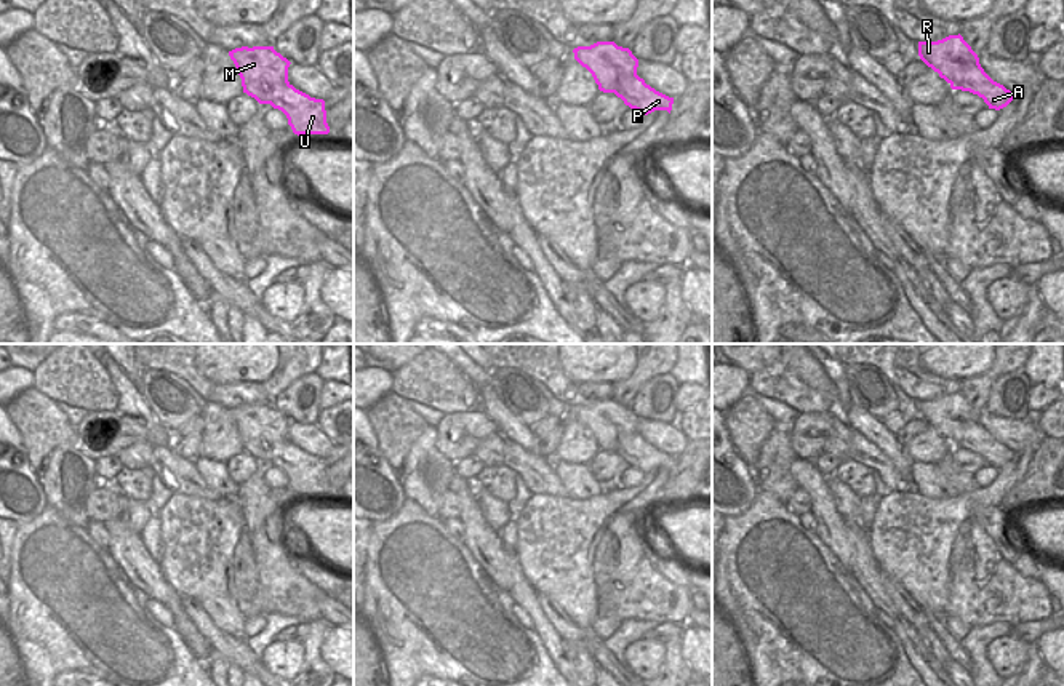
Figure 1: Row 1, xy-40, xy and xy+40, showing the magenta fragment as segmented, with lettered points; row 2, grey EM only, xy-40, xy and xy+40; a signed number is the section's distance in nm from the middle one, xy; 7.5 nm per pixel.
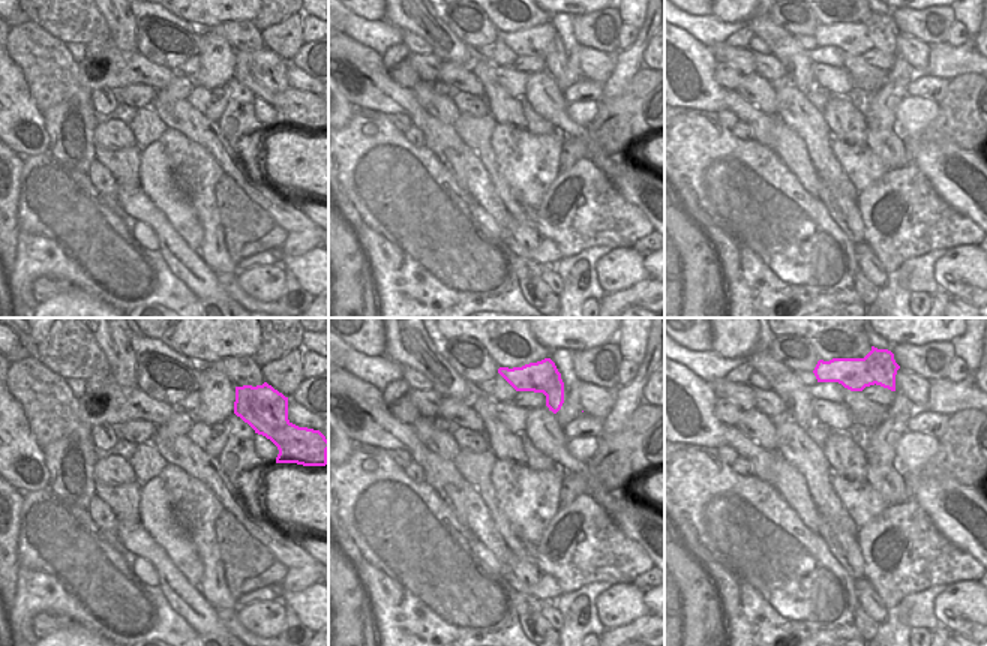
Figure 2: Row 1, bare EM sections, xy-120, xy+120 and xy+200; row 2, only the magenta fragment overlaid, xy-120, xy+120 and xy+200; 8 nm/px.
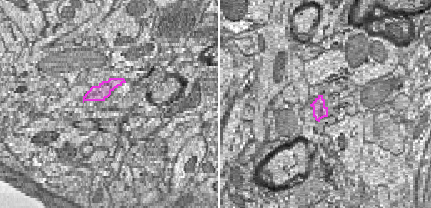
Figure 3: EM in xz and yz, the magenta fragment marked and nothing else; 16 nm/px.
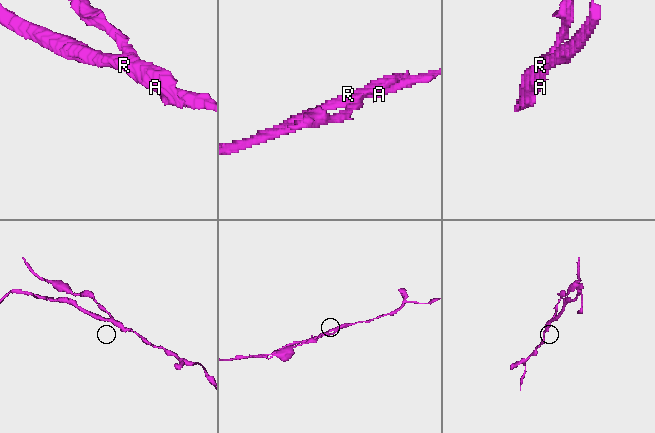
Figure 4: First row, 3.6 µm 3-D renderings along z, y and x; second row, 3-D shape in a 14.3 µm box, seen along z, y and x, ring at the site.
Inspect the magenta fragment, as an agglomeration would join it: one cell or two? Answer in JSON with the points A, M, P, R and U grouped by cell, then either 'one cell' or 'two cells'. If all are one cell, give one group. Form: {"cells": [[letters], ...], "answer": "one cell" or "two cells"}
{"cells": [["A", "P", "U"], ["M", "R"]], "answer": "two cells"}

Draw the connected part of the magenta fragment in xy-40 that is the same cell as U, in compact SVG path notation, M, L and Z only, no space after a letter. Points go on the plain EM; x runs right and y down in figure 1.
M283 443L275 448L270 464L286 473L288 483L298 494L330 491L325 459L310 456L293 443Z

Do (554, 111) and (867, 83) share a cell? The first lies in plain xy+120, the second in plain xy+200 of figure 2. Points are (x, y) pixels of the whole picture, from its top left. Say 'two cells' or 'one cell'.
one cell

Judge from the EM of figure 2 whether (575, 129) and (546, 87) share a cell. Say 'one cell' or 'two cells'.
one cell

